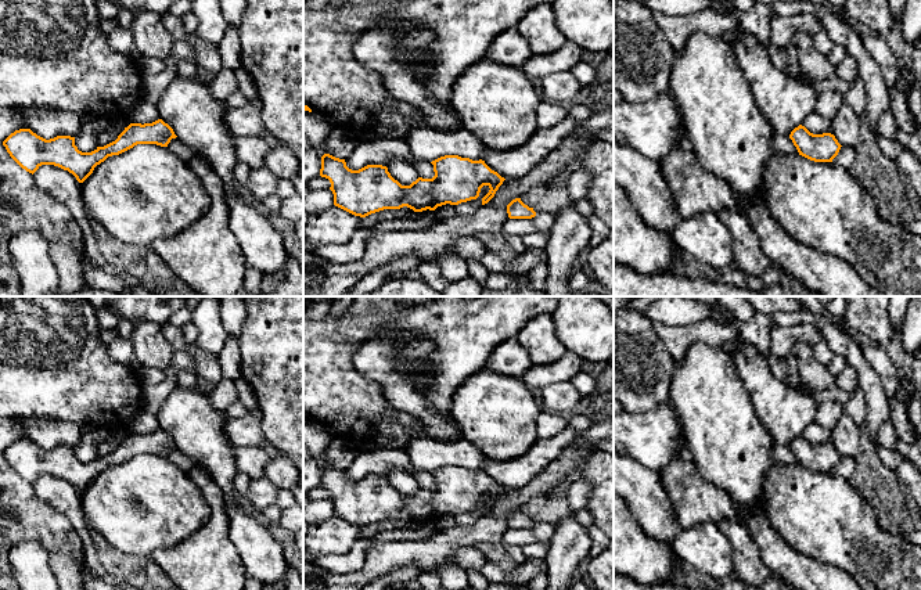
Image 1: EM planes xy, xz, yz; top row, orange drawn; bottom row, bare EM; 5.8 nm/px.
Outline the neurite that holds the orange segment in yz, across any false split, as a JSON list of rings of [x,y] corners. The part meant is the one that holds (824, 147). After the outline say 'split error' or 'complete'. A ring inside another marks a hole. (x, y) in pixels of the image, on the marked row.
[[[802,125],[791,132],[789,138],[799,155],[814,162],[832,162],[842,147],[834,134],[813,134]]]; complete

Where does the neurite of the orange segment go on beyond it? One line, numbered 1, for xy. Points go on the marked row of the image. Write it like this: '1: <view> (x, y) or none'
1: none

